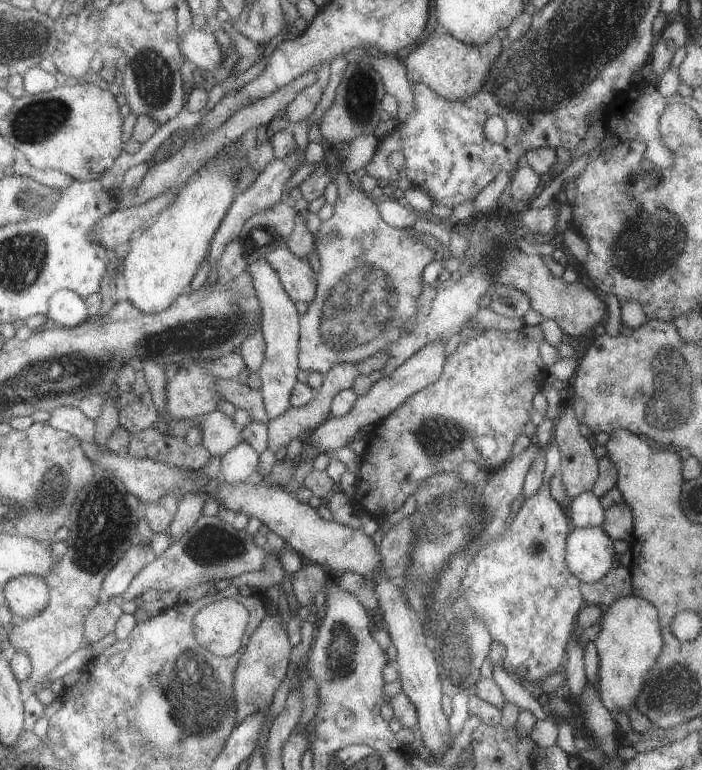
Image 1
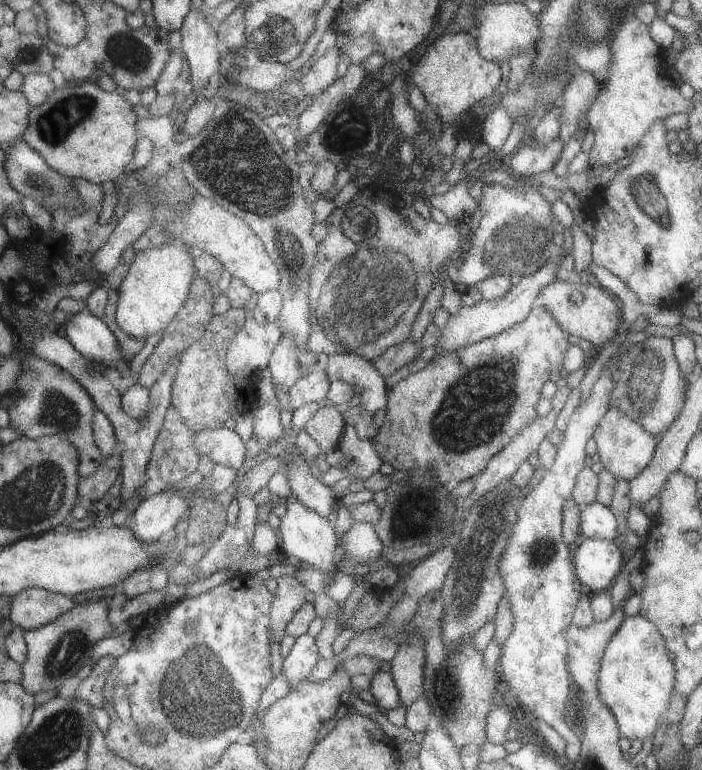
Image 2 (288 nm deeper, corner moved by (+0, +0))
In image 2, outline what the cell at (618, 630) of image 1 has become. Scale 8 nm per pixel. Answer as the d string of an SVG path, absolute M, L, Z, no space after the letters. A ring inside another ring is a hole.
M639 614L631 618L625 616L607 642L597 676L597 694L609 708L621 738L631 742L637 738L643 742L645 738L655 736L659 724L665 720L669 698L673 696L673 682L675 670L655 624Z

